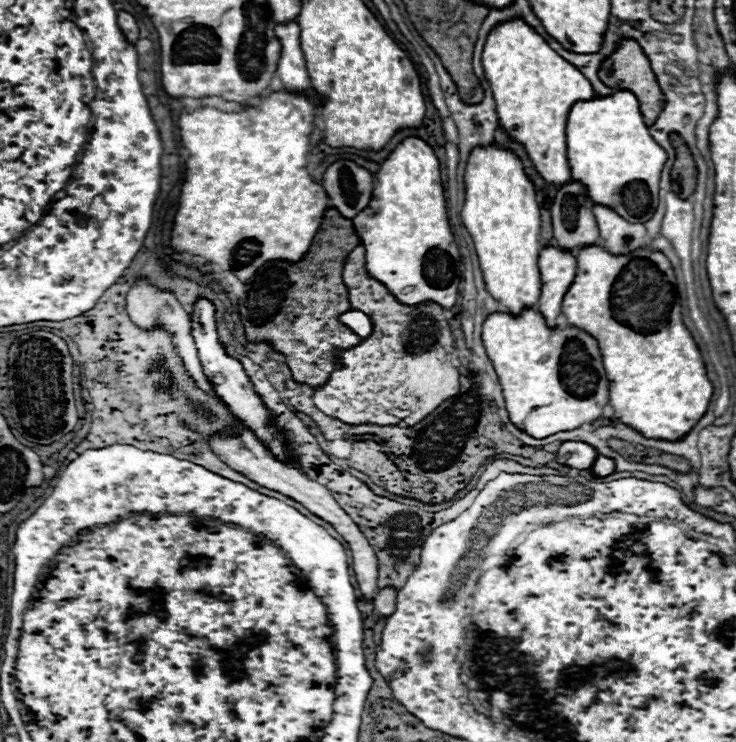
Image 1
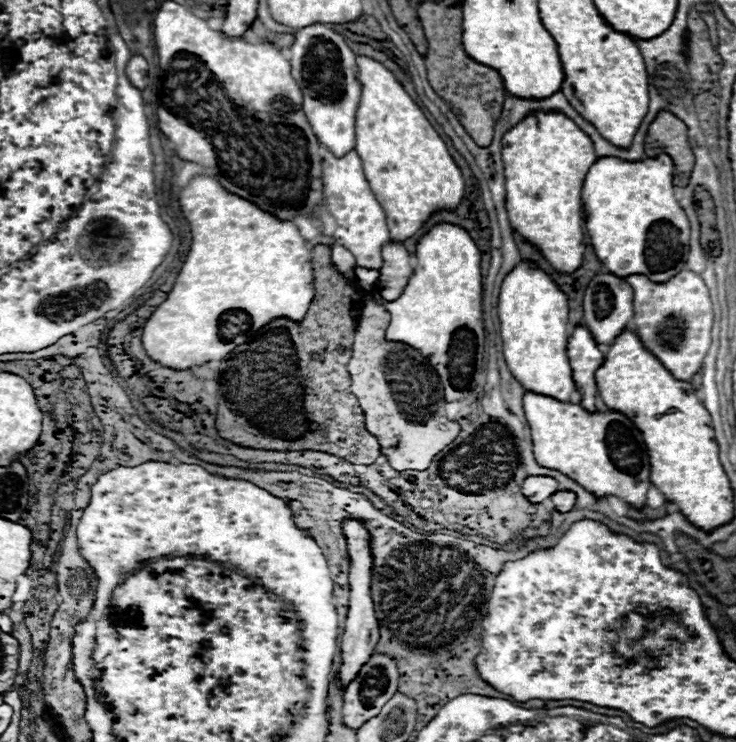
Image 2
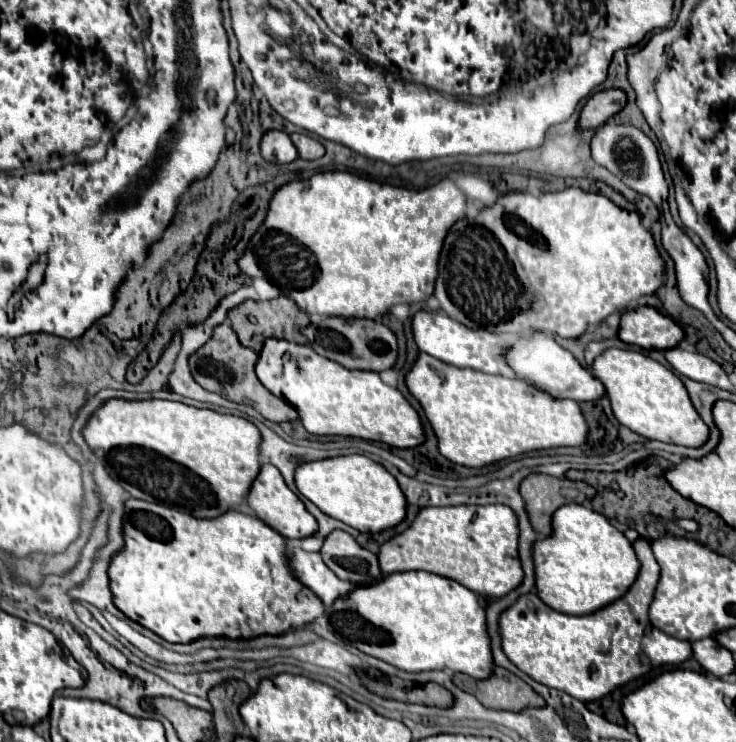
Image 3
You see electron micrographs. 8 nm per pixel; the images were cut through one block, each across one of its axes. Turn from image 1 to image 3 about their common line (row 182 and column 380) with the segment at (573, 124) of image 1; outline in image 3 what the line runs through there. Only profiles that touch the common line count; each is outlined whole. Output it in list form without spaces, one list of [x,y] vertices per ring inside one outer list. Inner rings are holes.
[[[424,570],[390,574],[376,588],[354,588],[352,596],[336,600],[326,616],[330,628],[348,646],[400,670],[424,672],[446,668],[476,680],[492,676],[494,660],[486,630],[486,612],[472,590],[450,578]]]

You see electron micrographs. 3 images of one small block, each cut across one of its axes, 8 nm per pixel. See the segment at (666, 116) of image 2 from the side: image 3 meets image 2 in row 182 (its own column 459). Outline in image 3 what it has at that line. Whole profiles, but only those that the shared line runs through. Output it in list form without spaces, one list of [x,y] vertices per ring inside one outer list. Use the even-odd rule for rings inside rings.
[[[498,666],[494,668],[492,678],[474,680],[464,674],[456,674],[454,682],[458,684],[458,688],[464,688],[464,692],[472,692],[486,708],[492,710],[520,712],[524,708],[546,706],[542,696],[536,694],[524,680]]]

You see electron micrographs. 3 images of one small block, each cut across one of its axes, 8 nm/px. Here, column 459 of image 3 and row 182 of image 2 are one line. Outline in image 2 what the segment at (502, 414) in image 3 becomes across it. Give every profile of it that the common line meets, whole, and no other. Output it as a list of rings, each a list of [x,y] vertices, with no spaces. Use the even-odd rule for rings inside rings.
[[[356,54],[356,66],[358,66],[358,80],[362,84],[362,98],[356,110],[356,146],[362,160],[362,168],[366,174],[366,180],[376,194],[380,206],[386,210],[386,220],[390,228],[392,240],[404,240],[414,236],[416,230],[426,222],[426,218],[438,210],[438,208],[456,208],[458,202],[464,196],[464,178],[460,174],[460,168],[452,160],[446,142],[440,138],[440,134],[434,130],[434,126],[424,116],[422,108],[408,96],[408,92],[402,88],[402,84],[394,78],[394,74],[384,68],[380,62],[358,56]]]

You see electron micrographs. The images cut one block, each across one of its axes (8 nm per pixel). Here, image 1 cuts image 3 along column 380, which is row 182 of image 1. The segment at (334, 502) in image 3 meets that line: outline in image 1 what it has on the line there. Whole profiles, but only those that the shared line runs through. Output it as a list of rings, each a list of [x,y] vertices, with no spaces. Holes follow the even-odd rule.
[[[498,146],[476,148],[466,166],[466,202],[462,206],[462,222],[470,232],[486,290],[492,292],[510,314],[534,308],[540,298],[540,206],[532,182],[526,178],[520,160]]]

